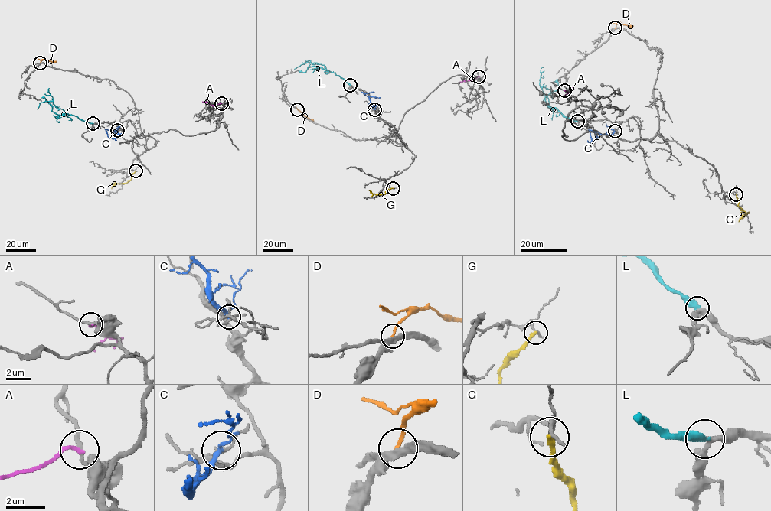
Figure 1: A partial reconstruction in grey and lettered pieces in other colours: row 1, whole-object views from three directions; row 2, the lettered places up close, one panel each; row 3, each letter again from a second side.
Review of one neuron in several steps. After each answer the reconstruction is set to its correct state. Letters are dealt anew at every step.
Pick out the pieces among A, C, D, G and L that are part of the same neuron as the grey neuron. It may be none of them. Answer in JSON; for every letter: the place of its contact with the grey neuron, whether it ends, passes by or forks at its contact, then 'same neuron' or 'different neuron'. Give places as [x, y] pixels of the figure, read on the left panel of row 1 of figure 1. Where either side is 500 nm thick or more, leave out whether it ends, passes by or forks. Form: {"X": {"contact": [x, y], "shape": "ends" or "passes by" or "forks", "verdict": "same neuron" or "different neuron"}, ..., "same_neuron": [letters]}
{"A": {"contact": [221, 103], "shape": "ends", "verdict": "different neuron"}, "C": {"contact": [117, 130], "shape": "passes by", "verdict": "different neuron"}, "D": {"contact": [40, 63], "shape": "ends", "verdict": "different neuron"}, "G": {"contact": [135, 170], "shape": "ends", "verdict": "different neuron"}, "L": {"contact": [93, 123], "shape": "ends", "verdict": "same neuron"}, "same_neuron": ["L"]}

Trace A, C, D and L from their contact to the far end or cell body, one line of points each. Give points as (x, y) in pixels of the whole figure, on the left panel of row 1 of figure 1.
A: (221, 103), (213, 105), (202, 101)
C: (117, 130), (115, 132), (106, 130), (109, 137), (117, 138)
D: (40, 63), (44, 59), (57, 61)
L: (93, 123), (69, 115), (58, 109), (52, 101), (40, 102), (37, 109)

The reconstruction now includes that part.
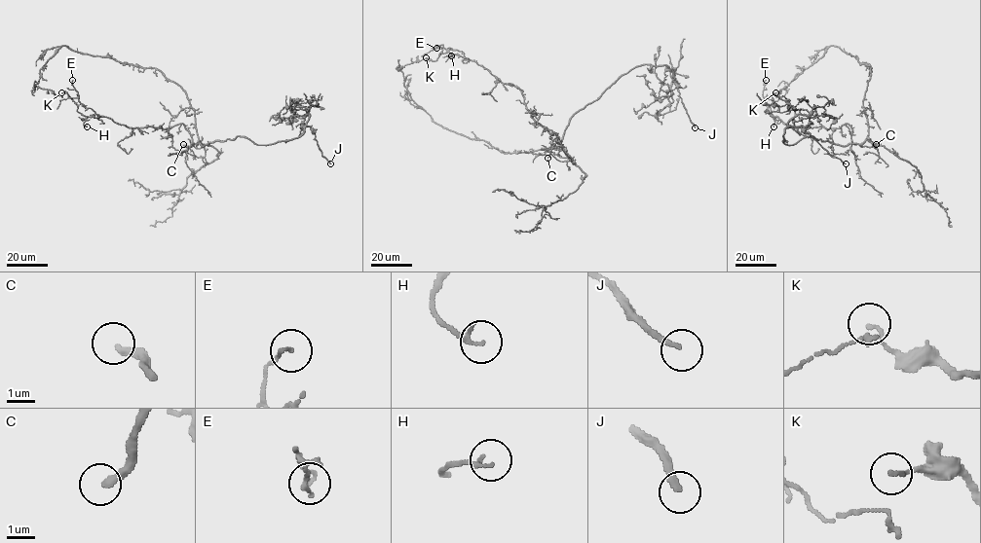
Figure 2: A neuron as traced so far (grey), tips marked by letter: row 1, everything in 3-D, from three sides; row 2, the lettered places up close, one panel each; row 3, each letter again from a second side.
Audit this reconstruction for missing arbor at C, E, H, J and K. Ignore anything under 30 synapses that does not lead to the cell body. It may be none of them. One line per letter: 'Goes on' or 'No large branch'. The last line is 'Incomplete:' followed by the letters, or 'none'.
C: Goes on
E: No large branch
H: No large branch
J: Goes on
K: No large branch
Incomplete: C, J

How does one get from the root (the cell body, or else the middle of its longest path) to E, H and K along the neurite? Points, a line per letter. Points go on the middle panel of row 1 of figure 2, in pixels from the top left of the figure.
E: (559, 149), (556, 133), (535, 121), (518, 88), (502, 83), (461, 51), (436, 48)
H: (559, 149), (556, 133), (535, 121), (518, 88), (502, 83), (474, 61), (451, 55)
K: (559, 149), (556, 133), (535, 121), (518, 88), (457, 54), (441, 52), (436, 60), (426, 57)

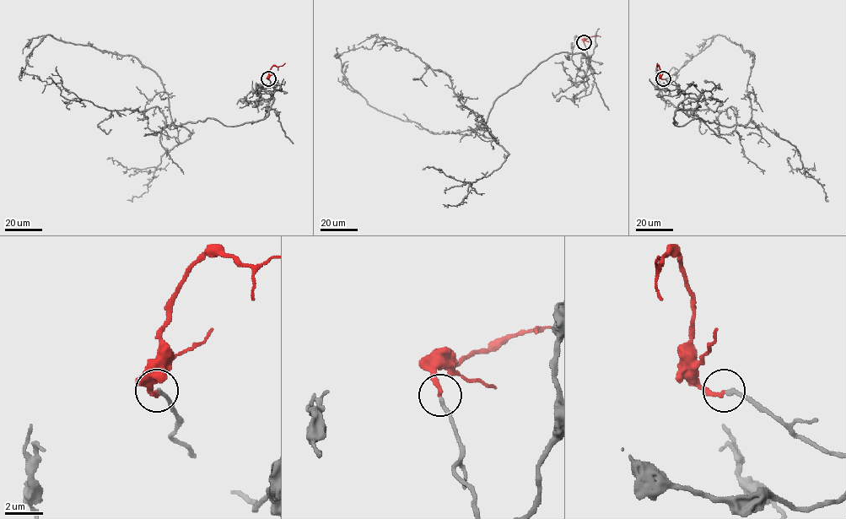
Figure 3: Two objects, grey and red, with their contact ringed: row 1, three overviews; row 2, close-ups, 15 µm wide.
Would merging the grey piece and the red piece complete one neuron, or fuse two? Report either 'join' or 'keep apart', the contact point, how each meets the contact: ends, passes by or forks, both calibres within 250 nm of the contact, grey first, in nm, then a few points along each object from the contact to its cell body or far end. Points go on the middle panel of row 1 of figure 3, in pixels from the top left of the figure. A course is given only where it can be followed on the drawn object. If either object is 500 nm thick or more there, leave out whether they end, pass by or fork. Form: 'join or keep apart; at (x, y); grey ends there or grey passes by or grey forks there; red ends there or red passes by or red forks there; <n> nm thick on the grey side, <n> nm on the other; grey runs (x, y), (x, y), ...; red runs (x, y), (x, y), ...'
join; at (584, 42); grey ends there; red ends there; 200 nm thick on the grey side, 220 nm on the other; grey runs (584, 43), (589, 63), (540, 62), (486, 131), (444, 133), (349, 84), (338, 57), (363, 45); red runs (584, 43), (588, 38), (600, 36)

